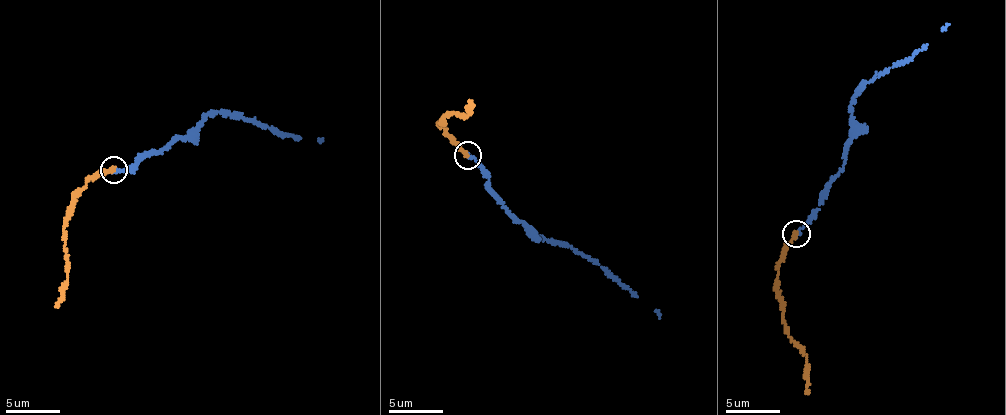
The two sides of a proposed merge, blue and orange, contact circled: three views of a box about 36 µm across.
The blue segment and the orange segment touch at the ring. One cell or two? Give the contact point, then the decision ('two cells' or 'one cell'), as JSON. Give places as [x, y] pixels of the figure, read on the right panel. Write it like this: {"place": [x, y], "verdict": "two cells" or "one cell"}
{"place": [796, 233], "verdict": "one cell"}

